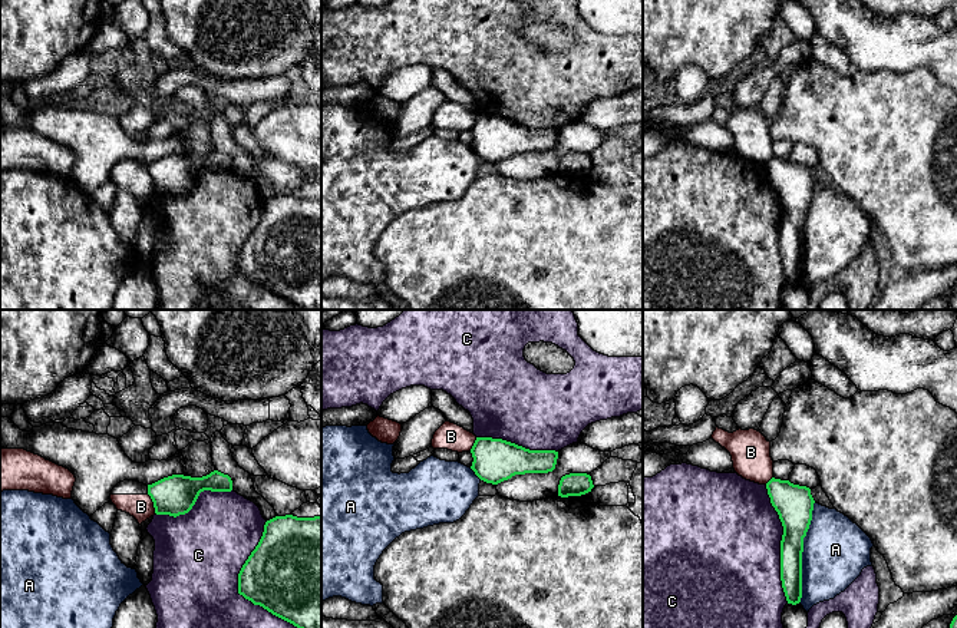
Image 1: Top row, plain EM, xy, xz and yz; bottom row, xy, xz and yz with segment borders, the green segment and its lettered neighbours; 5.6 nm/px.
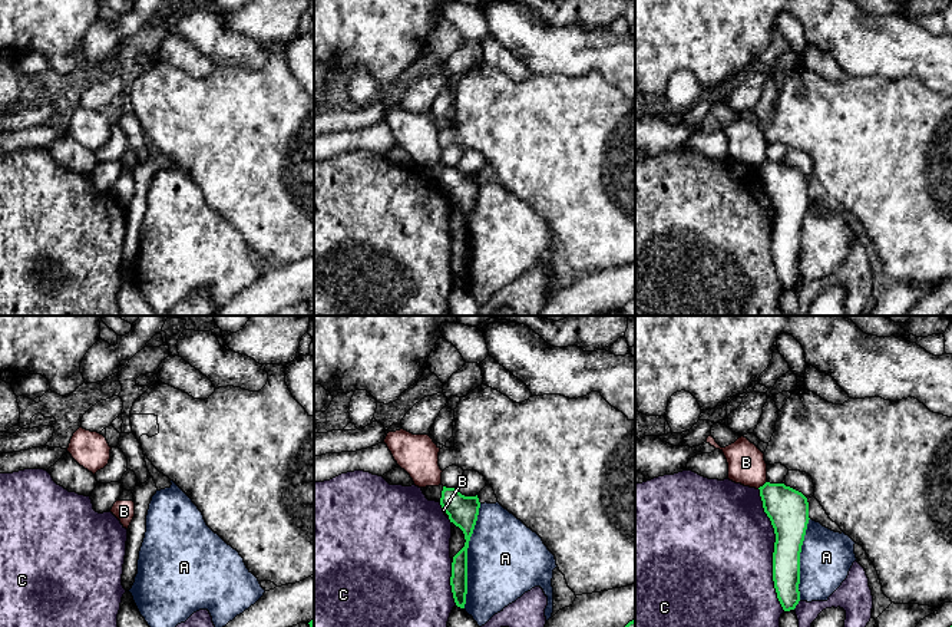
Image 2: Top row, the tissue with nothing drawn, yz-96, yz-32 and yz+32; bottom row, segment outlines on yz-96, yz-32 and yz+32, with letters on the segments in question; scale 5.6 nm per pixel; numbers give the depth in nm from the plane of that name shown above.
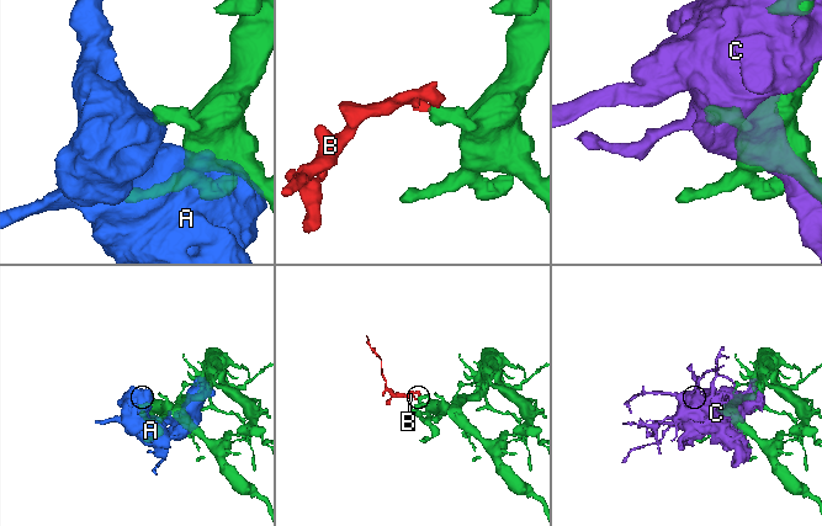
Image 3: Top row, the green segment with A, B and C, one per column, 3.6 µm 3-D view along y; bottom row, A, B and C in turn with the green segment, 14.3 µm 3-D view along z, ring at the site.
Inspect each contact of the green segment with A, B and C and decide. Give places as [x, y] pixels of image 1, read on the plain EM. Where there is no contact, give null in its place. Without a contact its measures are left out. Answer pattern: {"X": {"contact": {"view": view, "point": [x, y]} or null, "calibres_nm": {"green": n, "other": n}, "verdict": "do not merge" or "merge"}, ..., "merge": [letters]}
{"A": {"contact": {"view": "yz", "point": [802, 230]}, "calibres_nm": {"green": 190, "other": 360}, "verdict": "do not merge"}, "B": {"contact": {"view": "xy", "point": [154, 182]}, "calibres_nm": {"green": 220, "other": 140}, "verdict": "do not merge"}, "C": {"contact": {"view": "xy", "point": [238, 268]}, "calibres_nm": {"green": 400, "other": 480}, "verdict": "do not merge"}, "merge": []}

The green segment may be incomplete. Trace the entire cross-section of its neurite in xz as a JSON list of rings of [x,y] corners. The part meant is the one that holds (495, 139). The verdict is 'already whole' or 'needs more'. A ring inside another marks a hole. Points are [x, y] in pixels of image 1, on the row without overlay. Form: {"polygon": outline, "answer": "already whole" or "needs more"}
{"polygon": [[[476,116],[471,132],[473,136],[471,148],[481,159],[492,163],[515,153],[552,151],[558,138],[555,129],[529,129],[492,116]]], "answer": "already whole"}

